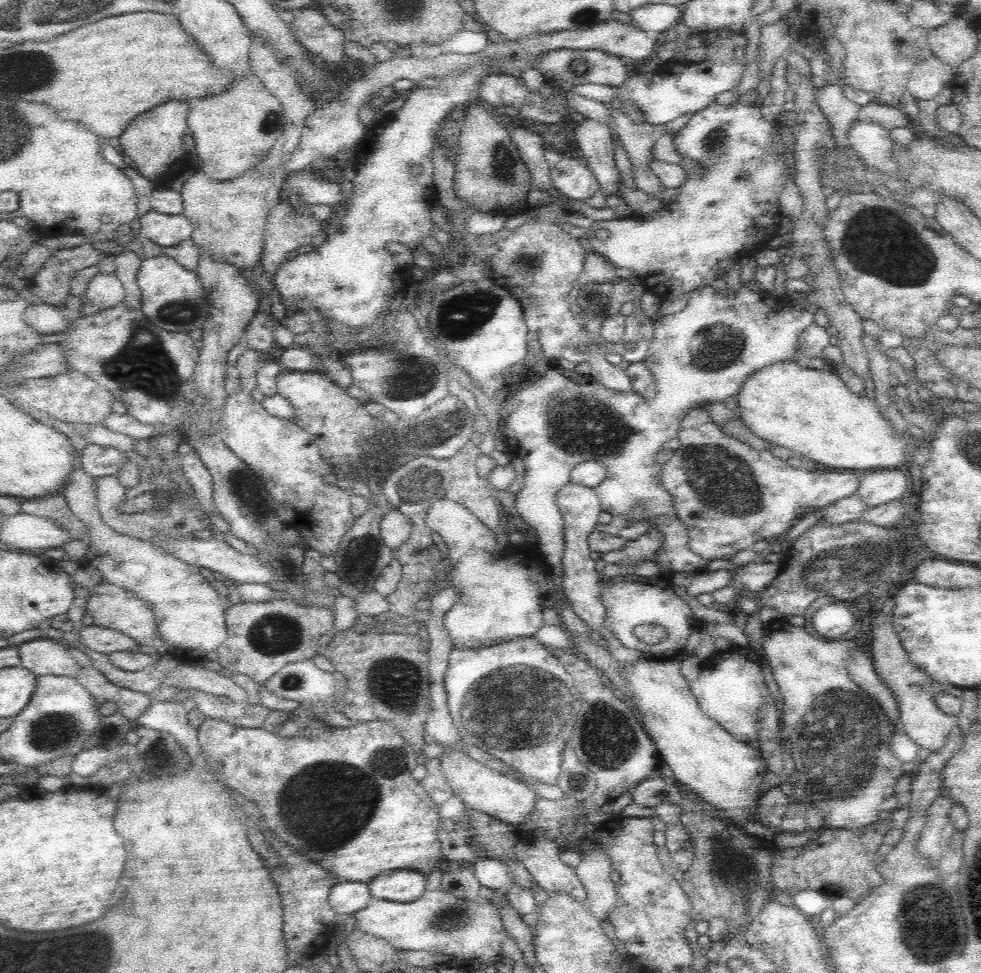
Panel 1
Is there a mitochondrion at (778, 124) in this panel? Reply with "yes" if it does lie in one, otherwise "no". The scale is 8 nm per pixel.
no

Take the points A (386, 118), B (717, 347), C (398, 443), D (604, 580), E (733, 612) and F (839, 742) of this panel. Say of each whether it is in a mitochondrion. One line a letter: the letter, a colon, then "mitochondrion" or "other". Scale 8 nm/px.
A: other
B: mitochondrion
C: mitochondrion
D: other
E: other
F: mitochondrion

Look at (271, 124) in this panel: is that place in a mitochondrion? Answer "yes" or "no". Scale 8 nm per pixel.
yes

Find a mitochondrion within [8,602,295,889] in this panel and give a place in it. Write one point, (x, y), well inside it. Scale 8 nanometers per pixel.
(49, 732)

